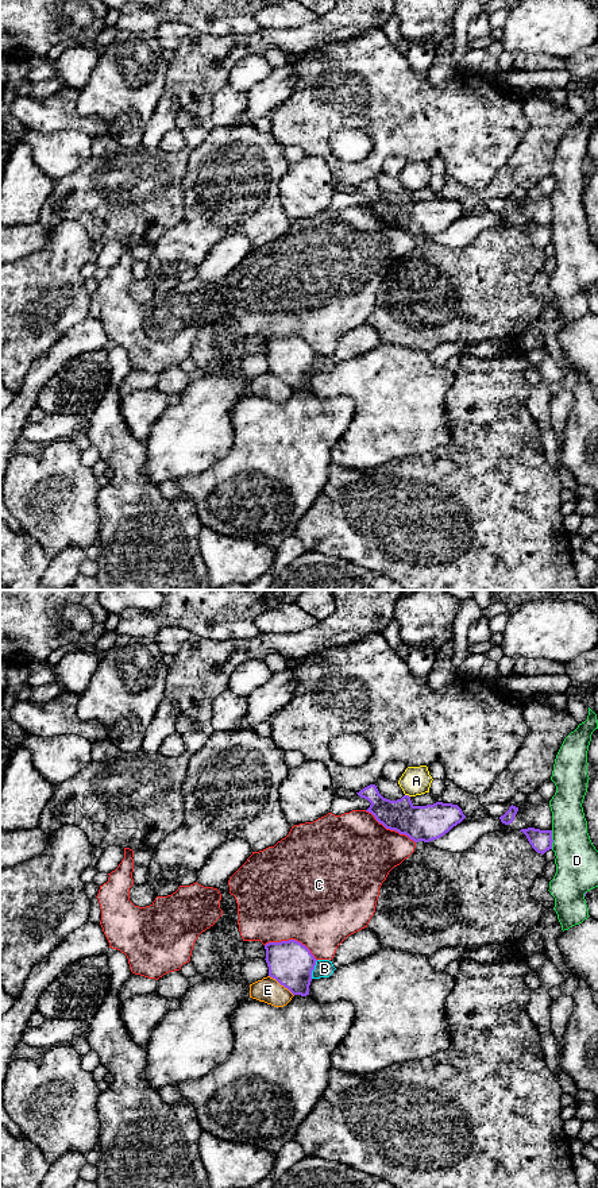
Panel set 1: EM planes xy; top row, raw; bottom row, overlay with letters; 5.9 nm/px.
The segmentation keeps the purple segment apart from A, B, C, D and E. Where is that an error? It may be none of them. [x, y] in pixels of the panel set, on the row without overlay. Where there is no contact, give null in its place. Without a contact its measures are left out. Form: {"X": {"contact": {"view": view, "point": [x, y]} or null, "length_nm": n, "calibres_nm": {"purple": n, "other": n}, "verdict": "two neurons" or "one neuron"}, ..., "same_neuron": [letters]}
{"A": {"contact": {"view": "xy", "point": [408, 191]}, "length_nm": 40, "calibres_nm": {"purple": 220, "other": 170}, "verdict": "two neurons"}, "B": {"contact": {"view": "xy", "point": [313, 363]}, "length_nm": 120, "calibres_nm": {"purple": 260, "other": 110}, "verdict": "two neurons"}, "C": {"contact": {"view": "xy", "point": [292, 335]}, "length_nm": 320, "calibres_nm": {"purple": 260, "other": 500}, "verdict": "two neurons"}, "D": {"contact": {"view": "xy", "point": [552, 235]}, "length_nm": 110, "calibres_nm": {"purple": 130, "other": 260}, "verdict": "two neurons"}, "E": {"contact": {"view": "xy", "point": [281, 380]}, "length_nm": 200, "calibres_nm": {"purple": 260, "other": 150}, "verdict": "two neurons"}, "same_neuron": []}

